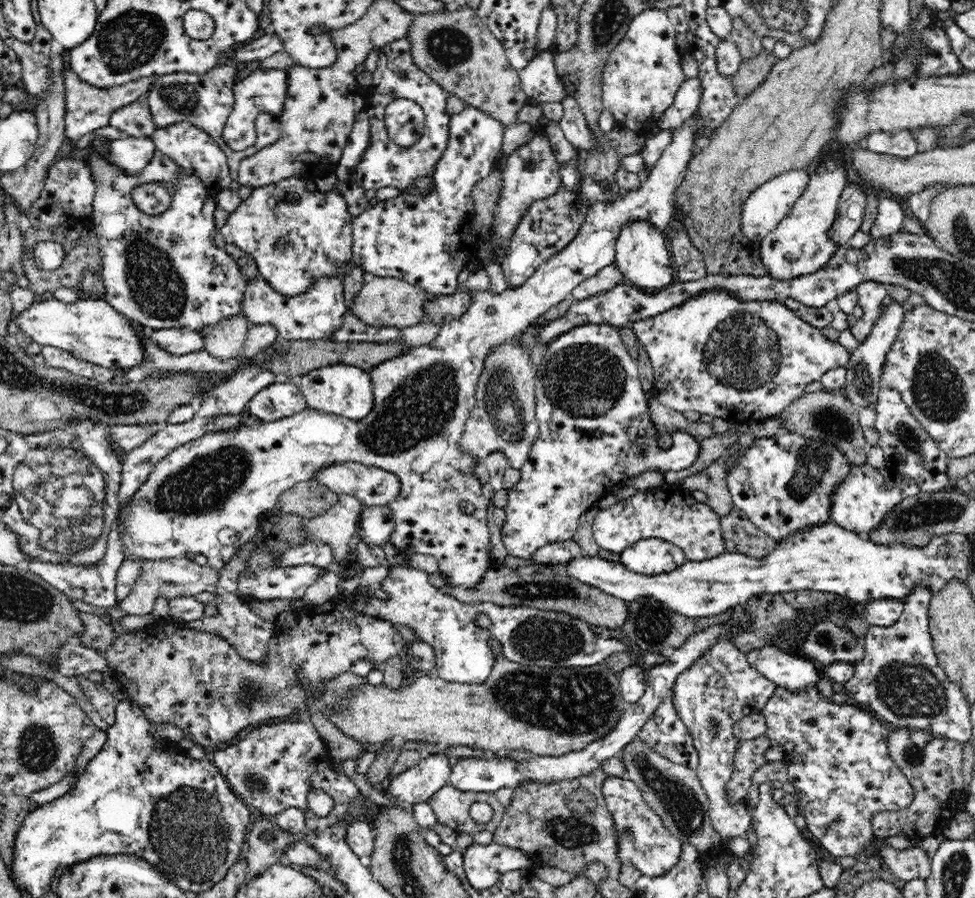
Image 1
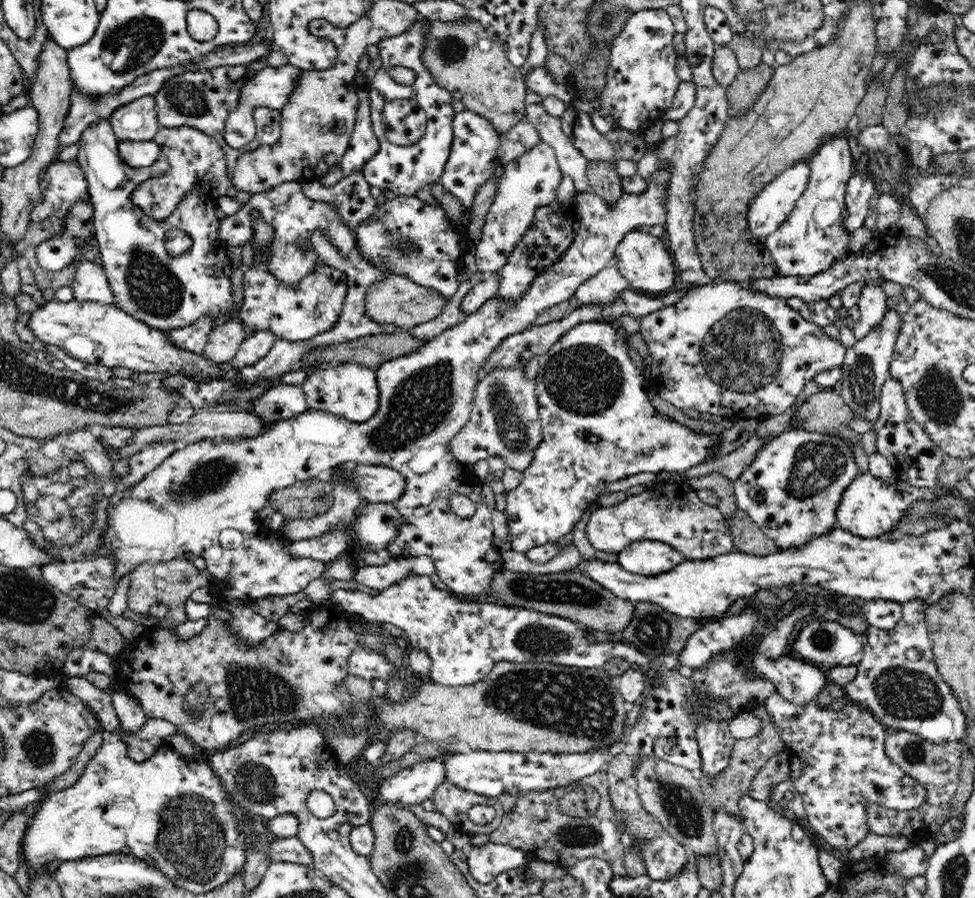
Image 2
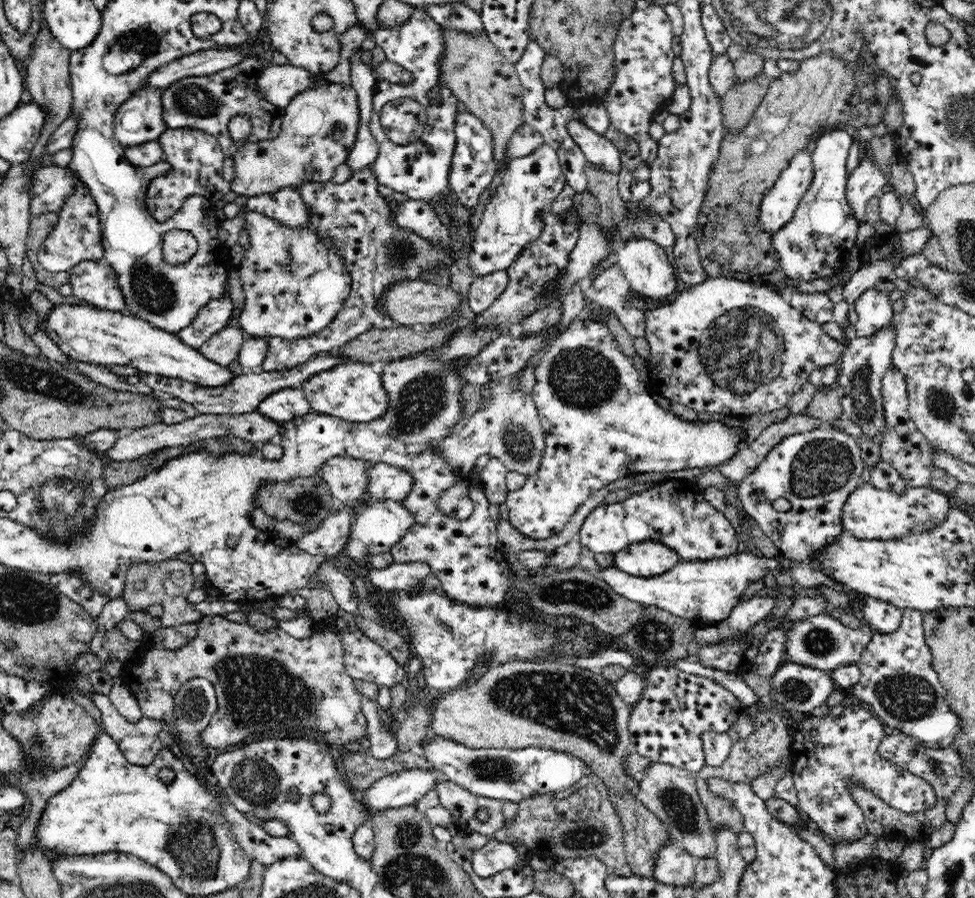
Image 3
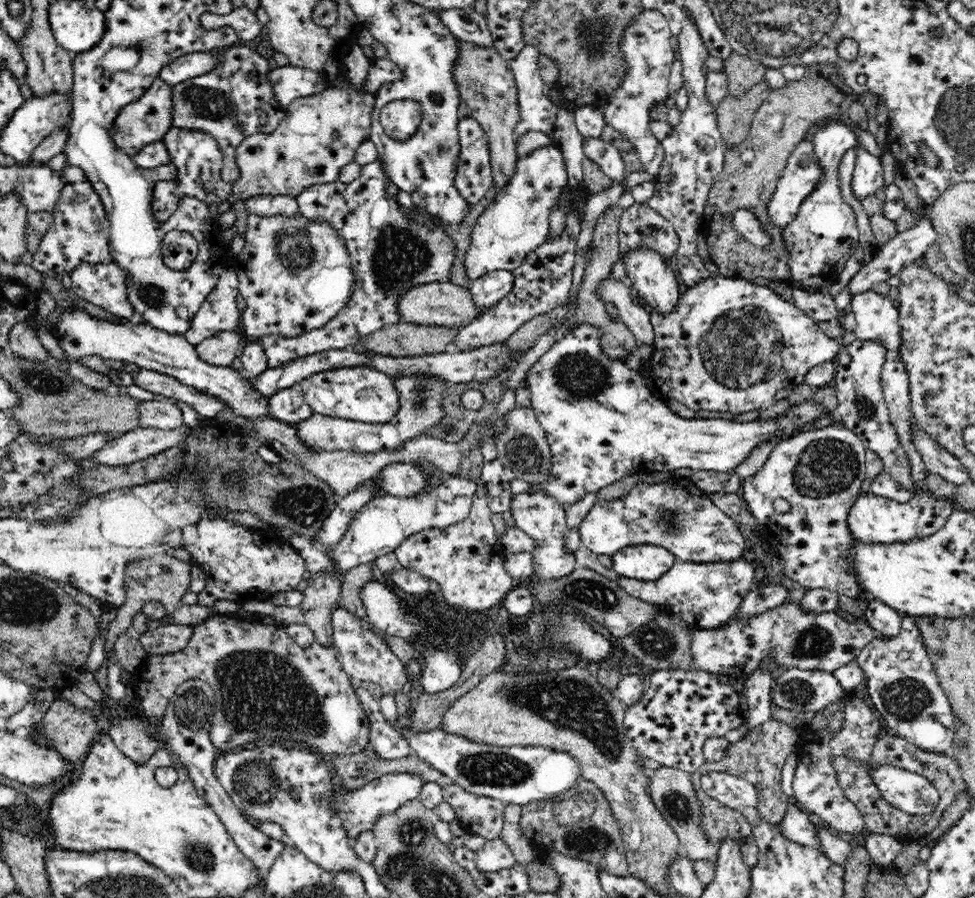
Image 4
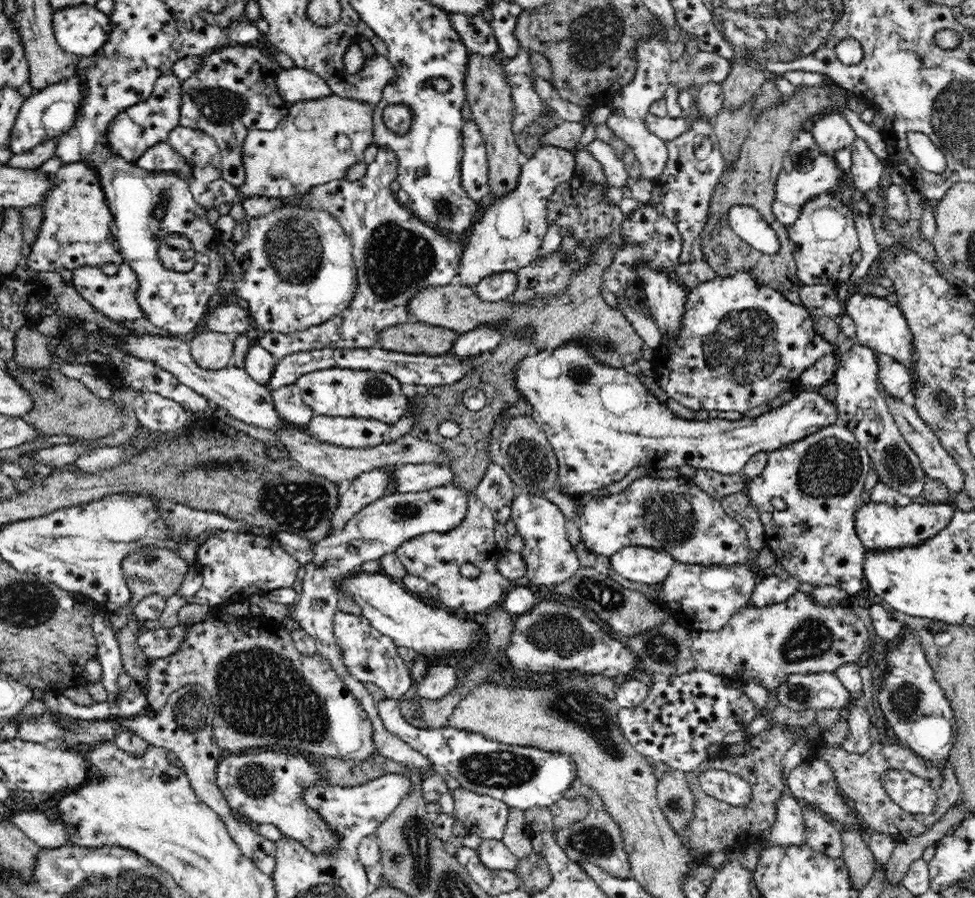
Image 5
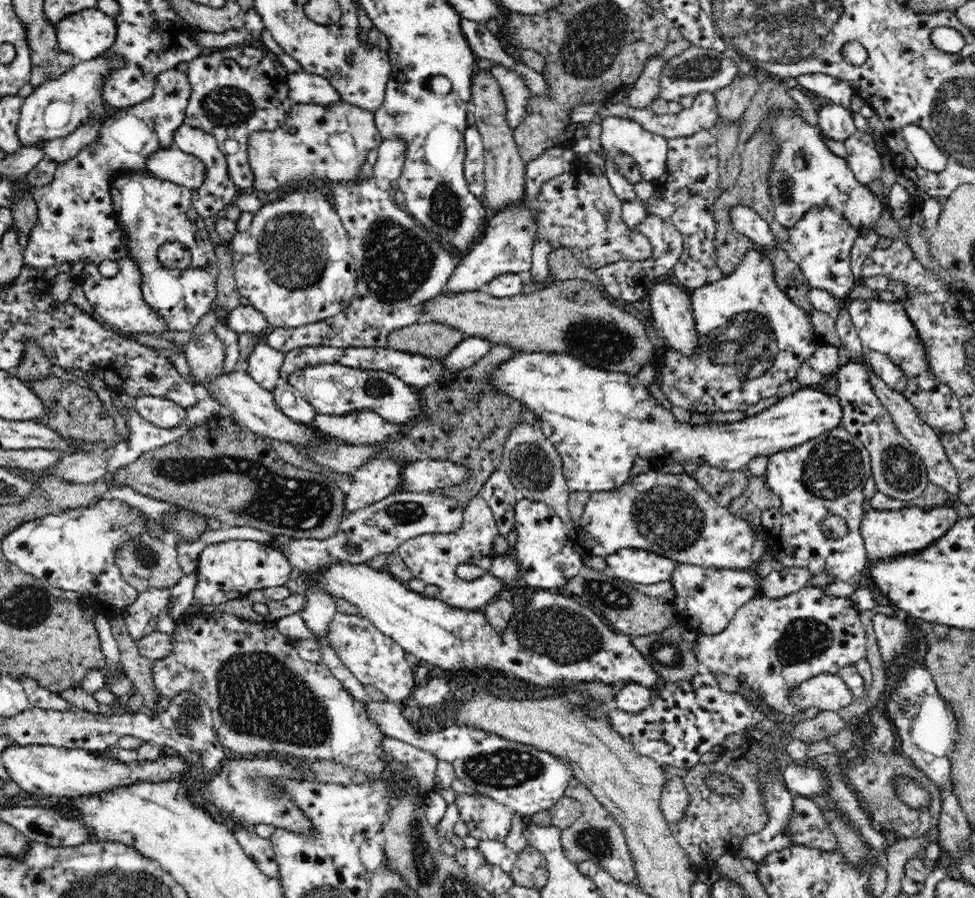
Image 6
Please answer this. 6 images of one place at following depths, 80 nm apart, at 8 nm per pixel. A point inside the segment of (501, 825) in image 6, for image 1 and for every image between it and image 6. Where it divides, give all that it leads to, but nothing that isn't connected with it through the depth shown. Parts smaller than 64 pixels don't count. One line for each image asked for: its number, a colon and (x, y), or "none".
1: (451, 806)
2: (450, 800)
3: (462, 804)
4: (483, 816)
5: (484, 816)

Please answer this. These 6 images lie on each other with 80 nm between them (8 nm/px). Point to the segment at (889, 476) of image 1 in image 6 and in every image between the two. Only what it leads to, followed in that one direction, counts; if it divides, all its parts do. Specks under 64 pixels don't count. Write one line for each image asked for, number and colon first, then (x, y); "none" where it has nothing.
2: (870, 508)
3: (870, 513)
4: (874, 520)
5: (880, 526)
6: (888, 534)

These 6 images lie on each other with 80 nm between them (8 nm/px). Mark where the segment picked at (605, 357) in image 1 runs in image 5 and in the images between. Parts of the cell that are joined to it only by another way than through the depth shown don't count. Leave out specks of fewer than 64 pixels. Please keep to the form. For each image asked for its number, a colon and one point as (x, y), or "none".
2: (597, 425)
3: (600, 422)
4: (602, 421)
5: (601, 422)

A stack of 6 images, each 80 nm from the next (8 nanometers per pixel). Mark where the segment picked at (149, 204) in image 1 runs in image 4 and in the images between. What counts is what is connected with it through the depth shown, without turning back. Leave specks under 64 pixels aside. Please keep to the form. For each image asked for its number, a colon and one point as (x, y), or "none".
2: (197, 161)
3: (196, 159)
4: (198, 159)

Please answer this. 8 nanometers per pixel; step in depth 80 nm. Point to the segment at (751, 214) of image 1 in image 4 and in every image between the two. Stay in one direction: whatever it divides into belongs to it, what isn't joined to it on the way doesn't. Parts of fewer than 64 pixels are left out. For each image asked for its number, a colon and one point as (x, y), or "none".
2: (775, 203)
3: (779, 204)
4: (803, 173)

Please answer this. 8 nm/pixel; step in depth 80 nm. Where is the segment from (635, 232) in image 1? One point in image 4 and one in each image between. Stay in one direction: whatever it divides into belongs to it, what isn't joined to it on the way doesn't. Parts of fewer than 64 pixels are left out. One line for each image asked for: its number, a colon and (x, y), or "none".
2: (643, 259)
3: (646, 265)
4: (647, 271)

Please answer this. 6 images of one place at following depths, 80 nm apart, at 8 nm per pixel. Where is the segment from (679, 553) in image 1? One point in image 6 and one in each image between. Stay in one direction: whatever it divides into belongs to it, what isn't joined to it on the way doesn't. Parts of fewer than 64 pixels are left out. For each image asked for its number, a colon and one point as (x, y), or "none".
2: (647, 558)
3: (648, 559)
4: (647, 563)
5: (635, 563)
6: (638, 566)

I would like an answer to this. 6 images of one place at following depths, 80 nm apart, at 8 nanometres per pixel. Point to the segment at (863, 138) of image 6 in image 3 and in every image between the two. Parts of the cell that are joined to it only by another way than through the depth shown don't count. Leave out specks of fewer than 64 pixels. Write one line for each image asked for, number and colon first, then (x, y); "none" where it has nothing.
3: (867, 179)
4: (868, 177)
5: (866, 168)

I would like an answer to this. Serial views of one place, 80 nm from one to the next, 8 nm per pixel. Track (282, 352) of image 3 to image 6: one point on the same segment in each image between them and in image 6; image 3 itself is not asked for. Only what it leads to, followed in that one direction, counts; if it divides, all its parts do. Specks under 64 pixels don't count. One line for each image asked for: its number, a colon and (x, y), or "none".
4: (390, 253)
5: (396, 256)
6: (399, 267)

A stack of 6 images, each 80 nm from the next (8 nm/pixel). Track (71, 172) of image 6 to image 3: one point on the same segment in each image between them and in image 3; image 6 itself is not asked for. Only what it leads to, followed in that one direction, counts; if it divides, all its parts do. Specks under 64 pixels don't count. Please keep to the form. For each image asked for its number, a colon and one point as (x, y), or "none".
3: (76, 237)
4: (79, 233)
5: (76, 230)

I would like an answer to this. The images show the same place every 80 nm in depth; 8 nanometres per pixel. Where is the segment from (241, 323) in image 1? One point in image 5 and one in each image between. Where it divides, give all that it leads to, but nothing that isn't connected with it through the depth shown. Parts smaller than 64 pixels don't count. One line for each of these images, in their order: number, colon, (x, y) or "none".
2: (223, 343)
3: (223, 348)
4: (221, 349)
5: (211, 350)

